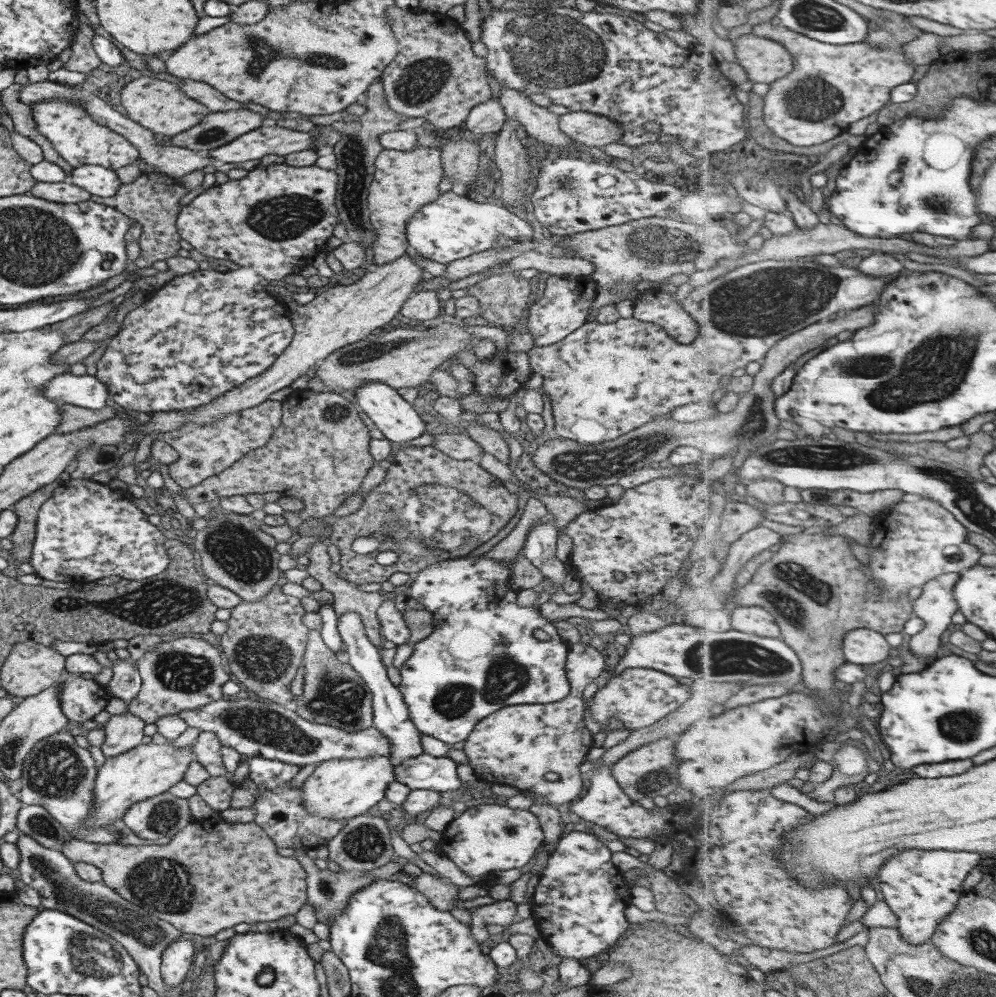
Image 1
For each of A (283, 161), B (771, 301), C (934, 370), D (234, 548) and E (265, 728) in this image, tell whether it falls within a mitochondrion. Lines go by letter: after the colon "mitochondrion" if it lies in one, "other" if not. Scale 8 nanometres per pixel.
A: other
B: mitochondrion
C: mitochondrion
D: mitochondrion
E: mitochondrion

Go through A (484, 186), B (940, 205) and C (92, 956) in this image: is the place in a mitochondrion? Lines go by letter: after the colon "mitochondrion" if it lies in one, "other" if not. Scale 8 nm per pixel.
A: mitochondrion
B: mitochondrion
C: mitochondrion

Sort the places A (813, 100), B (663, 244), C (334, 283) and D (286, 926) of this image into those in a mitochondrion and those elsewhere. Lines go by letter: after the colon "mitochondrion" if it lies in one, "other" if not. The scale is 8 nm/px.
A: mitochondrion
B: mitochondrion
C: other
D: other

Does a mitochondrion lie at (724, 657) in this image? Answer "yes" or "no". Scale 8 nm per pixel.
yes

